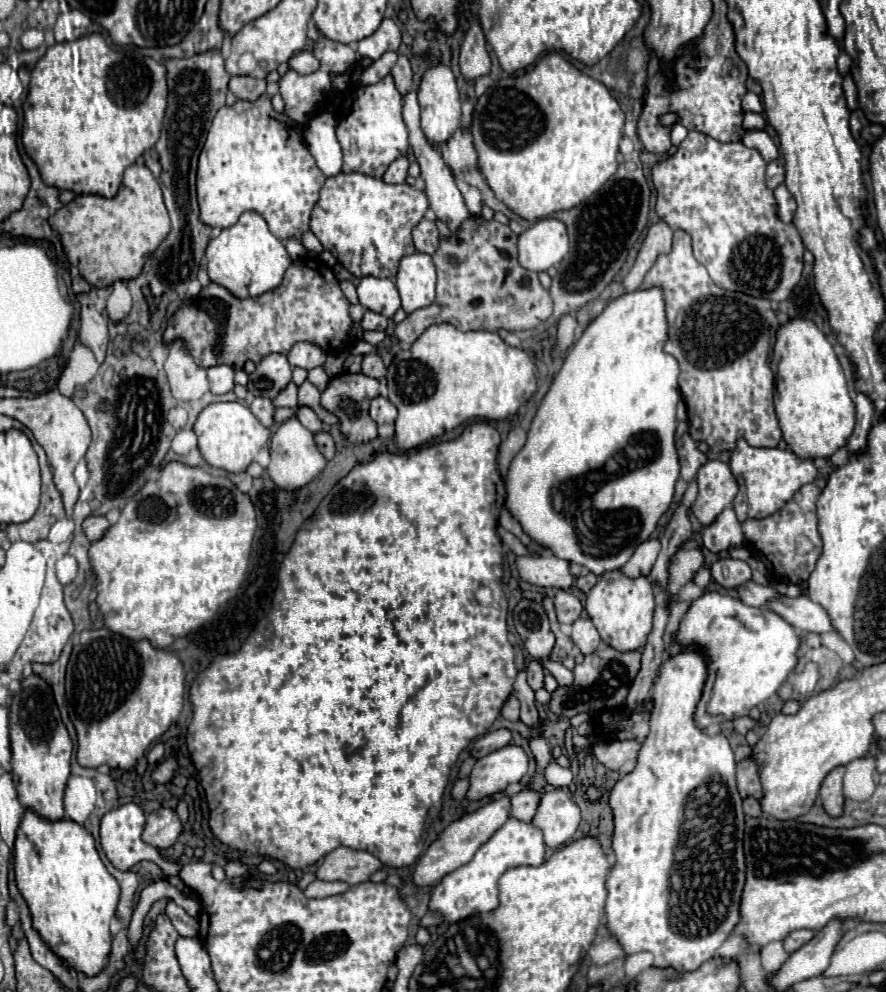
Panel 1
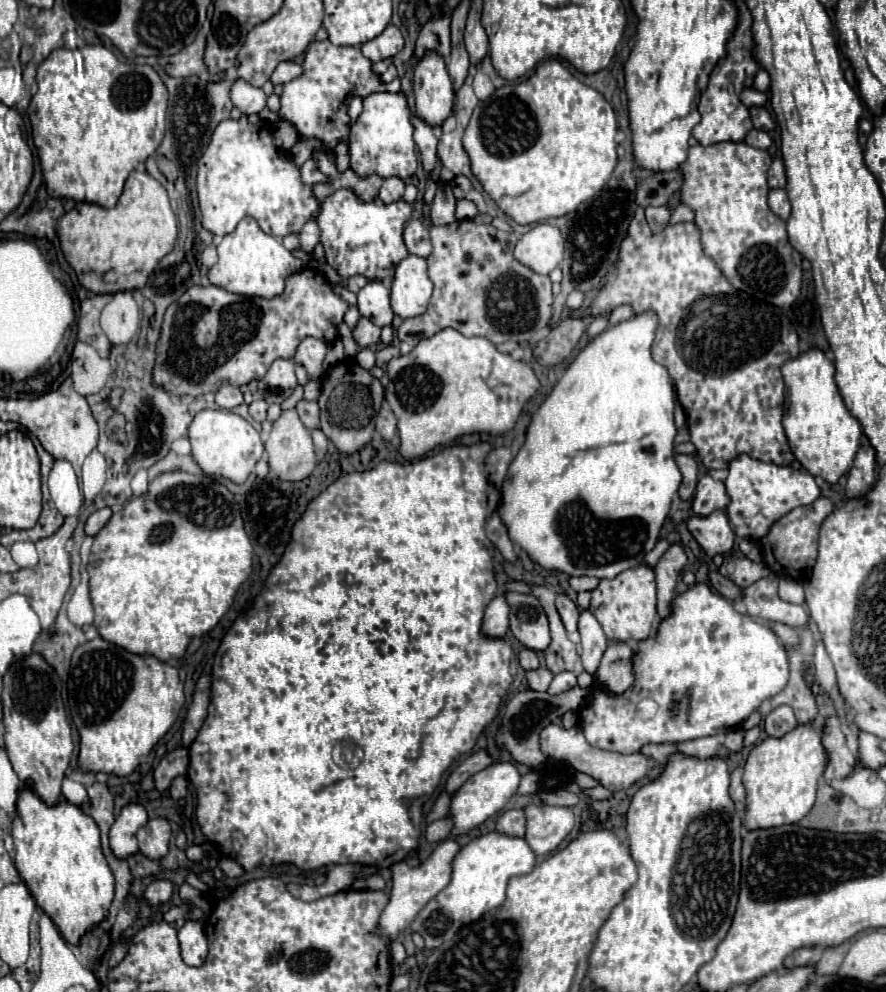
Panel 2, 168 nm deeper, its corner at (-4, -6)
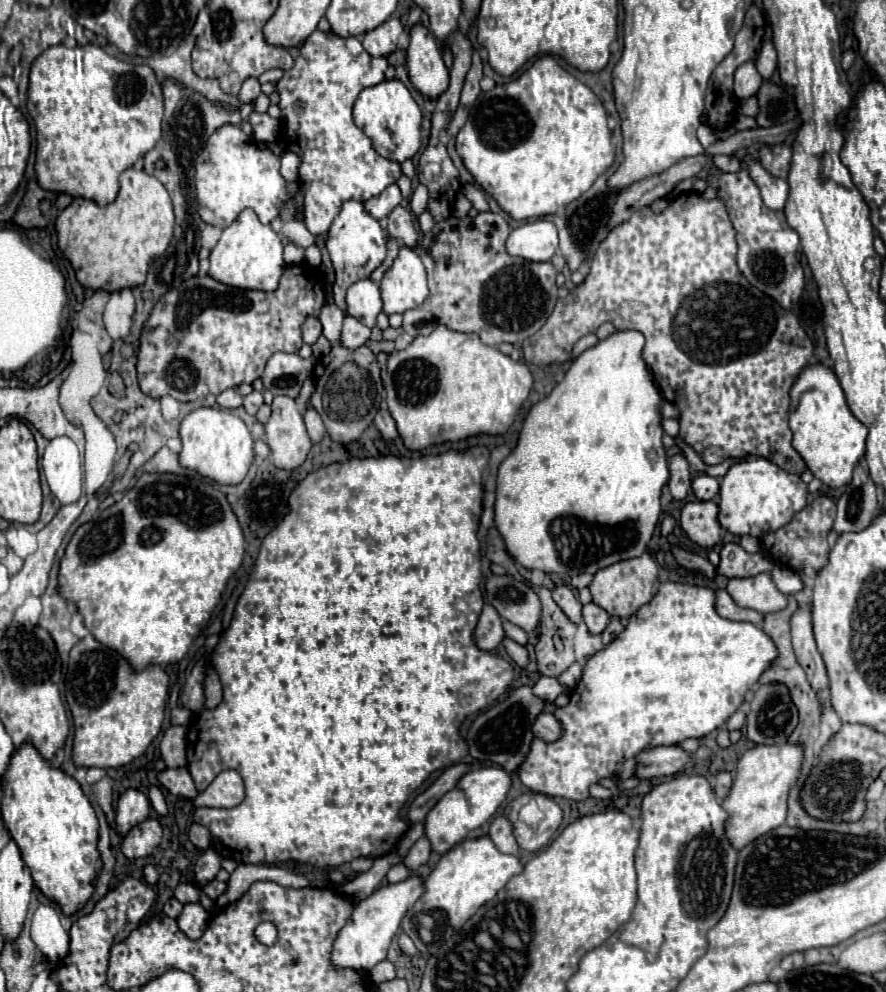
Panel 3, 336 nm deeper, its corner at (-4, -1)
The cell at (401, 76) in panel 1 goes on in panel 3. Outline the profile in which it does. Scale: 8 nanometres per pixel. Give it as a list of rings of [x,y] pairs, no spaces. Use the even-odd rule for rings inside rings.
[[[314,30],[302,44],[300,56],[296,58],[294,66],[284,72],[284,76],[276,82],[276,90],[280,94],[280,110],[284,120],[284,134],[286,146],[290,152],[300,156],[300,172],[298,172],[298,186],[304,192],[304,222],[306,228],[318,236],[326,234],[336,212],[340,212],[346,200],[366,202],[372,196],[378,196],[386,186],[394,184],[400,176],[400,164],[382,158],[374,152],[372,142],[368,136],[354,124],[352,120],[352,106],[358,94],[368,88],[376,86],[384,80],[384,72],[388,68],[386,58],[374,58],[364,48],[362,42],[354,36],[340,38],[334,32],[320,32]]]

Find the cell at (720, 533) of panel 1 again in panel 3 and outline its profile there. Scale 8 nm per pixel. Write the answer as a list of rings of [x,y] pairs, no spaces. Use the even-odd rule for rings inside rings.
[[[688,502],[680,512],[680,526],[692,542],[702,548],[712,548],[720,542],[720,524],[716,516],[716,502]]]

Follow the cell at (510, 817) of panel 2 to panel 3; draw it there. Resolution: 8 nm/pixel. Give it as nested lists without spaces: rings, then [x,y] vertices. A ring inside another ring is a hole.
[[[496,816],[492,820],[488,836],[490,836],[490,840],[496,844],[496,848],[500,852],[520,856],[520,848],[518,848],[516,840],[514,840],[514,834],[512,834],[512,824],[504,816]]]

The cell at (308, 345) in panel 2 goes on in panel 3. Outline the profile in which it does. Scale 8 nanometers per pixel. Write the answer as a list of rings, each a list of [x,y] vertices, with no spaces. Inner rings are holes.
[[[308,316],[308,320],[302,324],[302,338],[306,344],[314,344],[318,340],[318,336],[322,334],[322,324],[318,318]]]

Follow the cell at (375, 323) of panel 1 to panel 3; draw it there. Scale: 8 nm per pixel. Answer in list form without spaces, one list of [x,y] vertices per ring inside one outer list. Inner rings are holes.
[[[352,316],[344,318],[344,326],[342,326],[342,334],[340,334],[340,346],[358,348],[358,346],[364,346],[368,338],[370,338],[370,330],[364,324],[360,324]]]

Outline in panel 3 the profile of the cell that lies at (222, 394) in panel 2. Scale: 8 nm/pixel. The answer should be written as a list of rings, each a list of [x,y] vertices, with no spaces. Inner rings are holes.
[[[224,390],[218,396],[218,404],[222,408],[238,408],[238,406],[242,406],[242,396],[236,390]]]

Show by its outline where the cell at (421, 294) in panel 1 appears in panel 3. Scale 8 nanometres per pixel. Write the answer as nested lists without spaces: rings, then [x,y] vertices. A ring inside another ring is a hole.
[[[400,248],[396,260],[380,280],[380,294],[382,310],[386,314],[402,314],[426,300],[426,270],[420,256],[412,248]]]

